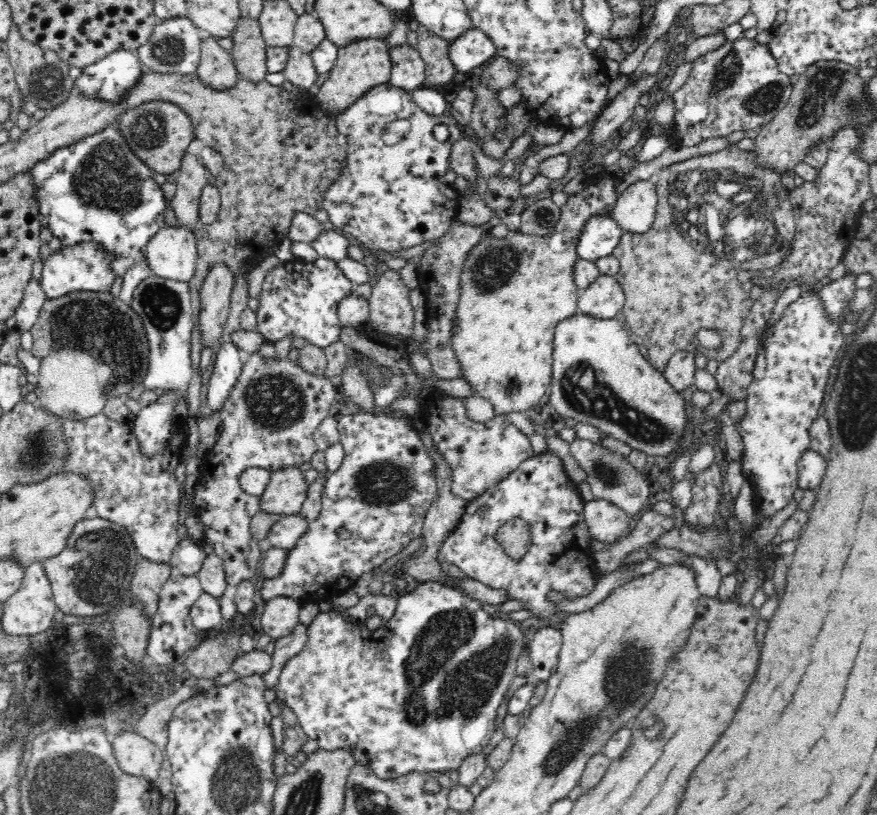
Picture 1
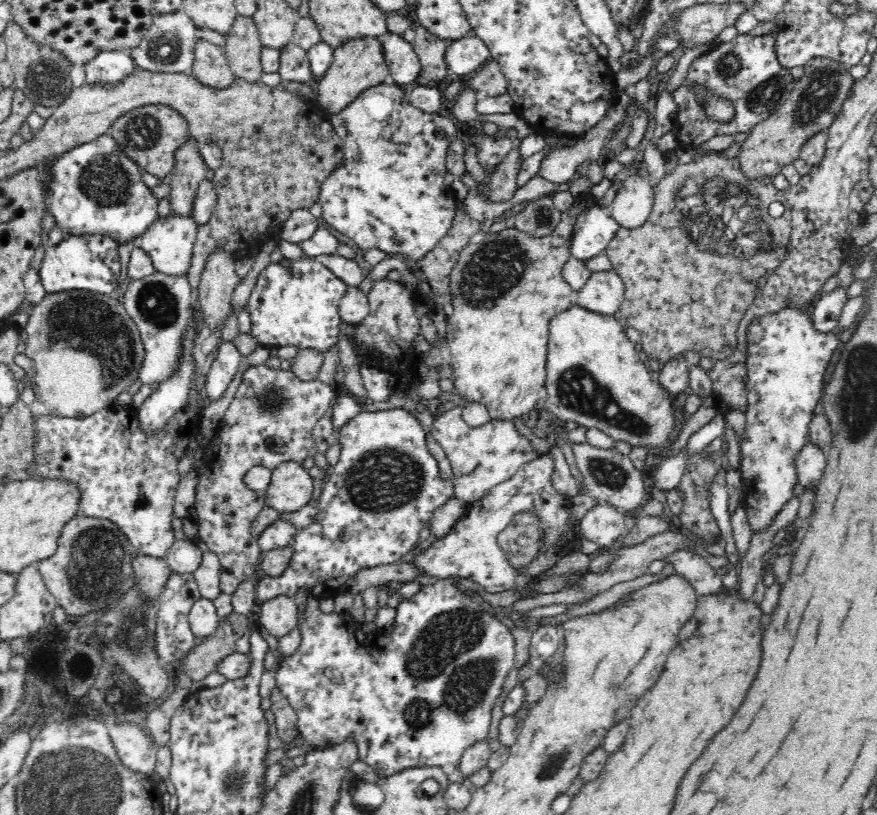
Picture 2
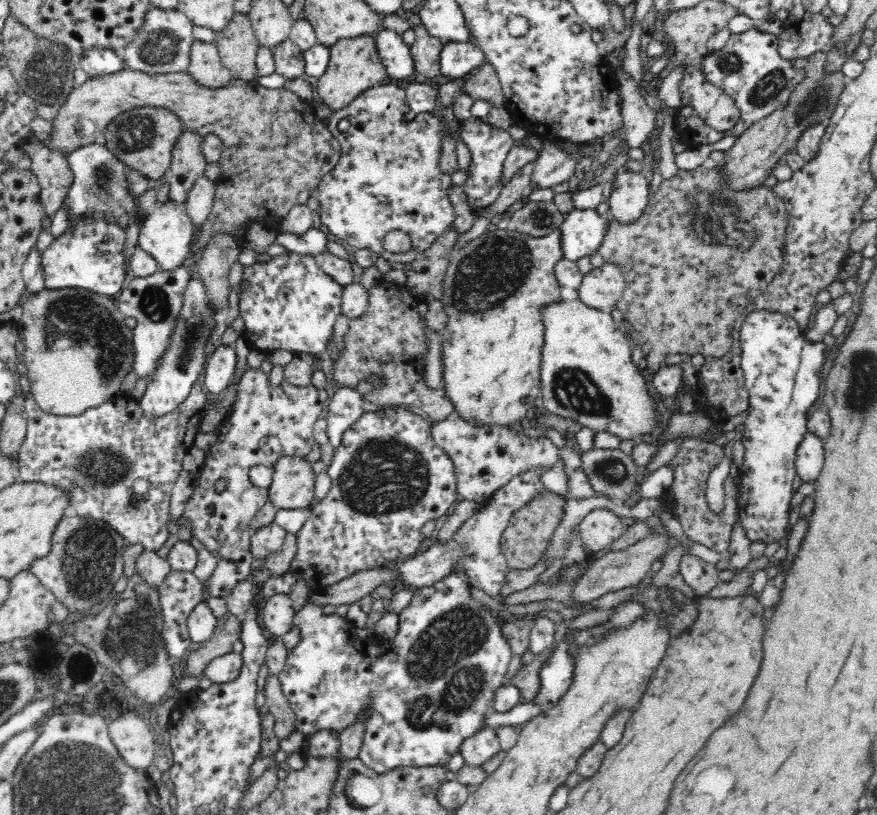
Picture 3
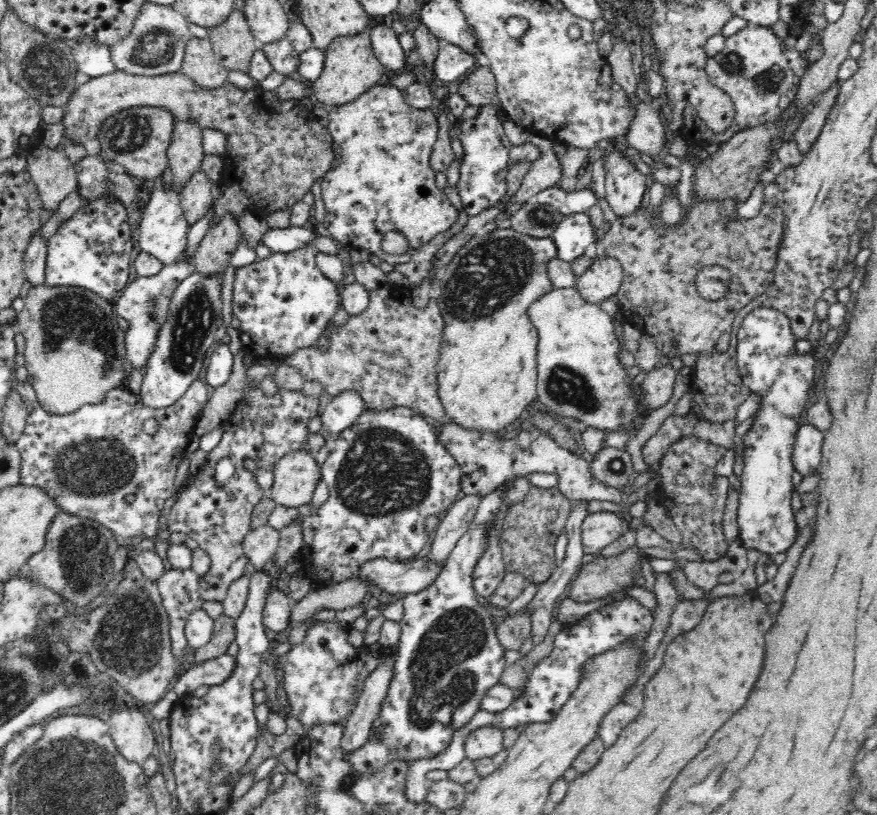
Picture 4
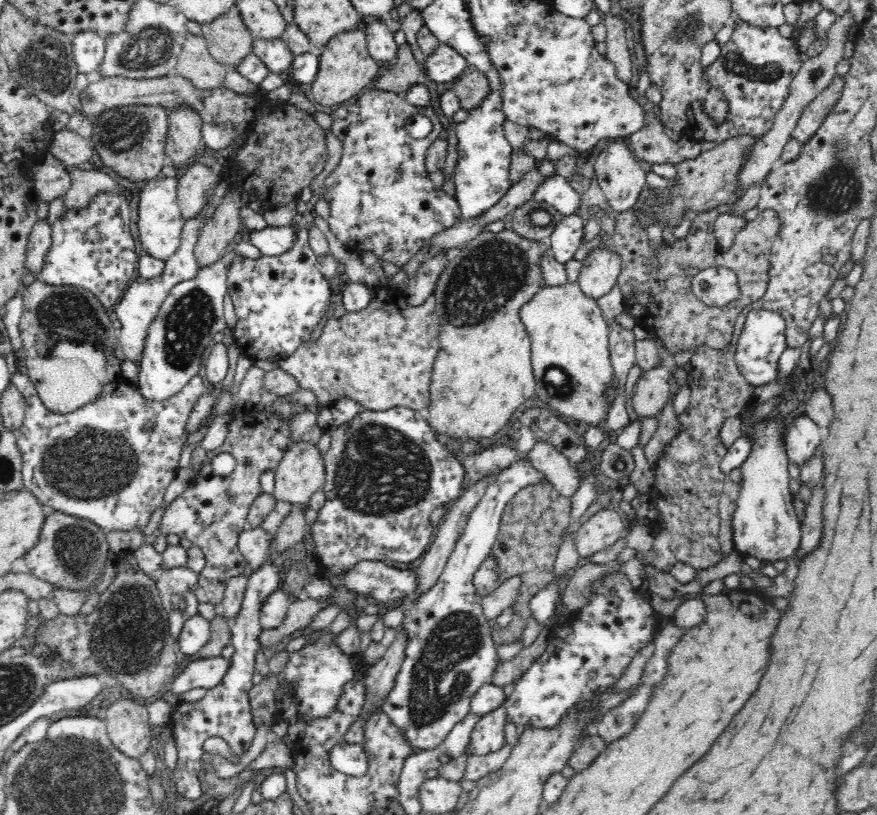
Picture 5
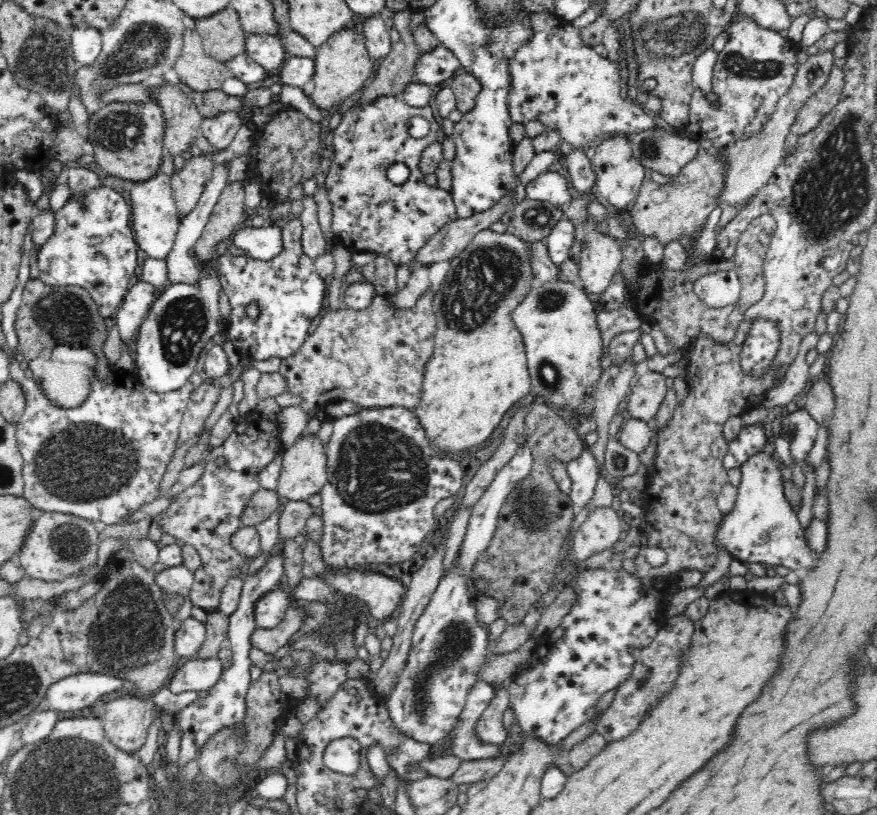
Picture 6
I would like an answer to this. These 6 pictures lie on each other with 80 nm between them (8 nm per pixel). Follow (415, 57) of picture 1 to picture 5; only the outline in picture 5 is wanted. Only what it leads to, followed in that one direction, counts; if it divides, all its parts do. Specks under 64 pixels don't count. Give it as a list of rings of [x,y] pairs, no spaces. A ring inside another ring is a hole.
[[[382,21],[368,23],[364,32],[370,57],[383,63],[392,62],[396,58],[399,46],[394,42],[395,32],[389,30]]]

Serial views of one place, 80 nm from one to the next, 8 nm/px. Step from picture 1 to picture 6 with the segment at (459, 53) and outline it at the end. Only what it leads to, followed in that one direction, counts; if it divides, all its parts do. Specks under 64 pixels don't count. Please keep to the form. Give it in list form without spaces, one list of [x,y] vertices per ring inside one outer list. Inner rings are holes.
[[[439,46],[420,54],[414,62],[414,81],[427,85],[441,84],[460,71],[460,61],[450,50]]]

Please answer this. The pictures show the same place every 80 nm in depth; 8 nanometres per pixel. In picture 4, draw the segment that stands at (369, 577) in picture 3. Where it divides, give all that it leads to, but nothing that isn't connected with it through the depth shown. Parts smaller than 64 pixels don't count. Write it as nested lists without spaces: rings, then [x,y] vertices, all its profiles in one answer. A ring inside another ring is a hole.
[[[348,579],[344,582],[312,589],[300,601],[294,602],[288,618],[288,629],[293,623],[304,623],[312,620],[316,613],[326,608],[344,610],[362,602],[368,585],[358,579]]]

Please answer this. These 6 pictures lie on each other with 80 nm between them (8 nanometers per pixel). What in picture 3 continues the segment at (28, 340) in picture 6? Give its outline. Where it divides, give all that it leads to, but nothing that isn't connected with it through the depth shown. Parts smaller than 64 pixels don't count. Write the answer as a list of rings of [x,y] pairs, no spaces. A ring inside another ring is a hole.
[[[42,288],[40,292],[32,292],[25,300],[22,306],[22,315],[17,323],[20,327],[20,333],[25,336],[25,350],[23,353],[24,366],[23,371],[26,372],[30,381],[30,387],[34,394],[34,399],[41,410],[46,413],[54,414],[57,416],[77,416],[83,414],[88,408],[92,409],[101,406],[103,402],[111,400],[115,395],[120,393],[120,386],[122,380],[128,370],[132,370],[132,362],[134,362],[134,347],[132,347],[132,329],[124,324],[125,316],[116,309],[116,302],[107,296],[80,288],[60,288],[52,290],[50,288]]]

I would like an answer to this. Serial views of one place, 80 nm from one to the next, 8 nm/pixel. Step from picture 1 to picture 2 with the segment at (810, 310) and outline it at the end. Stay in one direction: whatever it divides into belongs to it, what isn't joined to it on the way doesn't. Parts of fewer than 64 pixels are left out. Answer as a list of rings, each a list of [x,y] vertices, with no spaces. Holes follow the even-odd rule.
[[[795,305],[789,306],[789,309],[784,309],[775,313],[764,314],[754,318],[746,328],[746,373],[748,373],[747,390],[748,390],[748,406],[746,409],[746,428],[744,430],[743,438],[741,441],[741,463],[739,465],[740,476],[742,477],[742,486],[744,490],[744,498],[741,501],[742,507],[746,509],[748,524],[754,532],[760,532],[764,529],[770,528],[774,517],[778,512],[784,508],[784,505],[794,495],[794,486],[798,483],[795,461],[797,455],[803,450],[803,447],[809,442],[810,422],[815,416],[814,409],[820,405],[821,397],[823,396],[822,388],[824,388],[824,372],[828,368],[827,364],[832,360],[836,346],[838,346],[838,331],[830,331],[829,333],[820,333],[812,327],[812,321],[808,318],[806,311],[798,311]]]

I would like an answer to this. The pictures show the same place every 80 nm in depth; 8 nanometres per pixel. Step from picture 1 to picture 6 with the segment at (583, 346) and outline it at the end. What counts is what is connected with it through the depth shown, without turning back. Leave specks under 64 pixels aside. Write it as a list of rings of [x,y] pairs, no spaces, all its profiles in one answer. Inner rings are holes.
[[[534,280],[522,302],[514,308],[510,317],[514,327],[520,331],[524,341],[524,353],[530,375],[531,391],[537,399],[554,402],[555,405],[572,409],[577,413],[588,413],[592,416],[593,391],[601,378],[600,358],[602,358],[602,337],[596,323],[596,303],[590,301],[586,293],[576,283],[552,280],[541,282]]]

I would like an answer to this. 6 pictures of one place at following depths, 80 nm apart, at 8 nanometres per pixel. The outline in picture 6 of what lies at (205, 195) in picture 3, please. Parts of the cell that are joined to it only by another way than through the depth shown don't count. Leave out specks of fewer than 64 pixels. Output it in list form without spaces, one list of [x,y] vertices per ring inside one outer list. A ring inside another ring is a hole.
[[[208,154],[186,155],[178,160],[170,176],[170,188],[181,219],[194,210],[206,184],[211,180],[214,166]]]

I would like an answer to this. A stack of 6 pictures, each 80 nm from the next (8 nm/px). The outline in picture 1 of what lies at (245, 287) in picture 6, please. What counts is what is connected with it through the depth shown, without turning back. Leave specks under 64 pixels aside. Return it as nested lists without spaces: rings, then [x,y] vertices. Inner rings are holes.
[[[318,257],[313,262],[280,261],[264,277],[256,300],[256,328],[262,340],[272,343],[291,336],[304,339],[310,345],[324,348],[339,341],[344,328],[337,315],[338,303],[354,292],[354,284],[332,259]]]

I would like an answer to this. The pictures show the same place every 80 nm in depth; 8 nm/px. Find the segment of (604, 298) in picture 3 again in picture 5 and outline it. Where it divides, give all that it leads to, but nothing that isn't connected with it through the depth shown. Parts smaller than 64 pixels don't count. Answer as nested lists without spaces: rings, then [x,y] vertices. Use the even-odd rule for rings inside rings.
[[[604,240],[585,256],[577,284],[590,298],[604,296],[617,283],[621,271],[621,256],[609,249]]]

